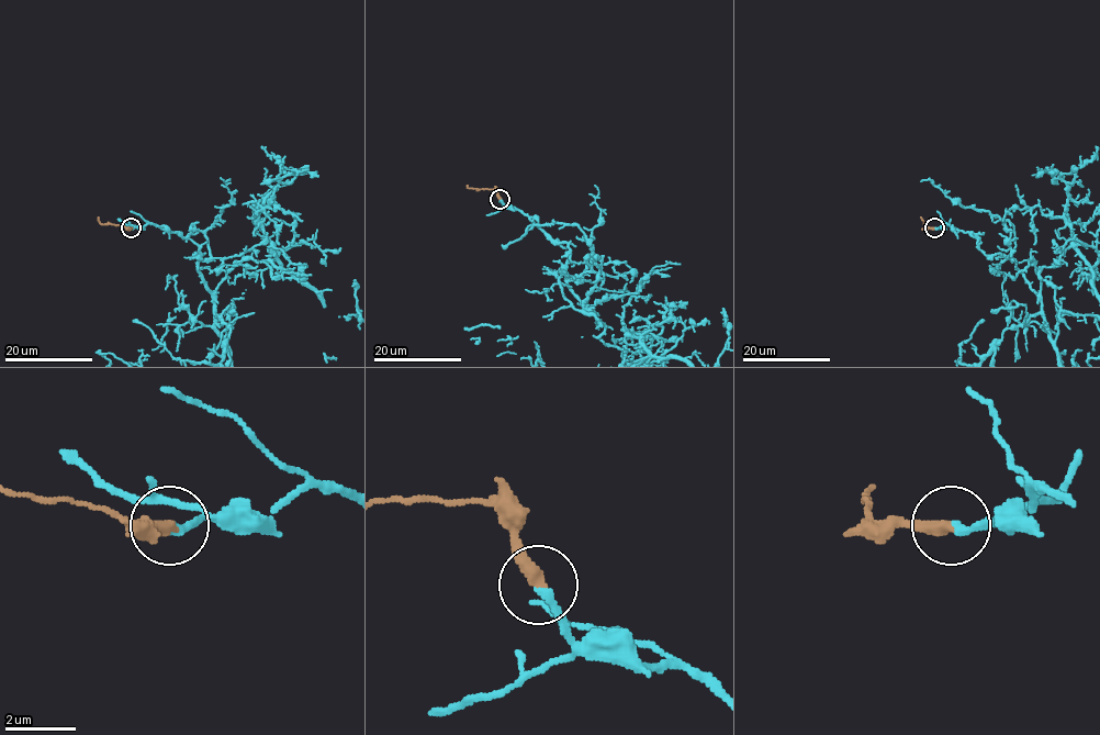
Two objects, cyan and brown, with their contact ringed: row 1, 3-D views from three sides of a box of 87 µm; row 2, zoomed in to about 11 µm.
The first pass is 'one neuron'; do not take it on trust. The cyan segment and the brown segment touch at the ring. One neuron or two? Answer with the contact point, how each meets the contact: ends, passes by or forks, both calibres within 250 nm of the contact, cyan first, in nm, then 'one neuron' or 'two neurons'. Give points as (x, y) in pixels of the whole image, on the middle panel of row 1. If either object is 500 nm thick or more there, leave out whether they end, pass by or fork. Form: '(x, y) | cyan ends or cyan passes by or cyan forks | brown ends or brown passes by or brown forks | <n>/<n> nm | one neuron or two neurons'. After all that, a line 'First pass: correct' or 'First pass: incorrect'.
(500, 199) | cyan ends | brown ends | 240/380 nm | one neuron
First pass: correct

